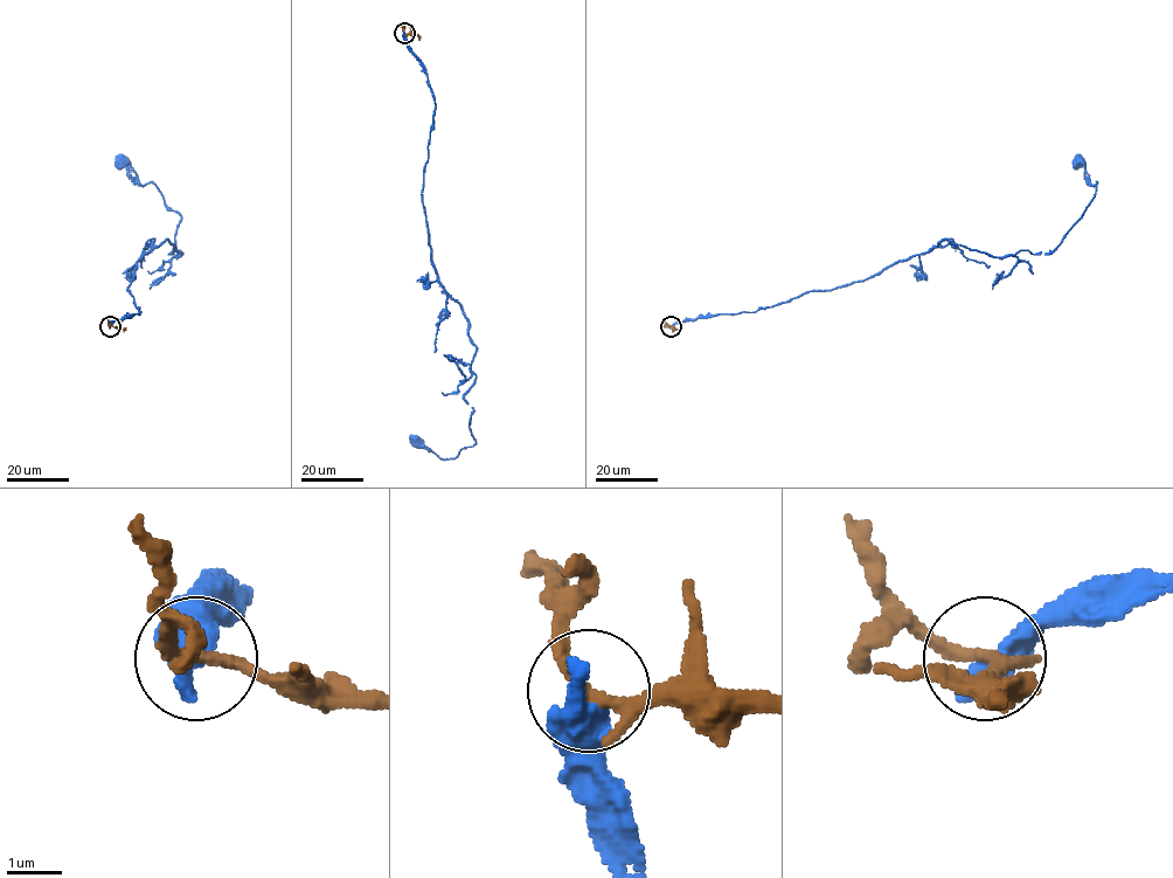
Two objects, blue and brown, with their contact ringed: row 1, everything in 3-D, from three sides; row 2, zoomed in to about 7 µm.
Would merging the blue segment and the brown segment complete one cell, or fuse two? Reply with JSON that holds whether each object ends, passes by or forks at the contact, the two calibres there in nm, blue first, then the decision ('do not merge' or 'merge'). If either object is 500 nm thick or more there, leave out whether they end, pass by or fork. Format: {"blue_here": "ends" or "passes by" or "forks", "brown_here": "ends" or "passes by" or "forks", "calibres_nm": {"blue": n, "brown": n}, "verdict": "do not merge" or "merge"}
{"calibres_nm": {"blue": 550, "brown": 190}, "verdict": "do not merge"}

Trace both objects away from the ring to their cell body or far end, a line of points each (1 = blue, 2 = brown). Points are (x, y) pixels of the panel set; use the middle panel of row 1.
1: (404, 33), (435, 103), (422, 195), (431, 257), (476, 346), (464, 396), (474, 444), (446, 460), (416, 440)
2: (404, 33), (415, 34), (418, 40)

